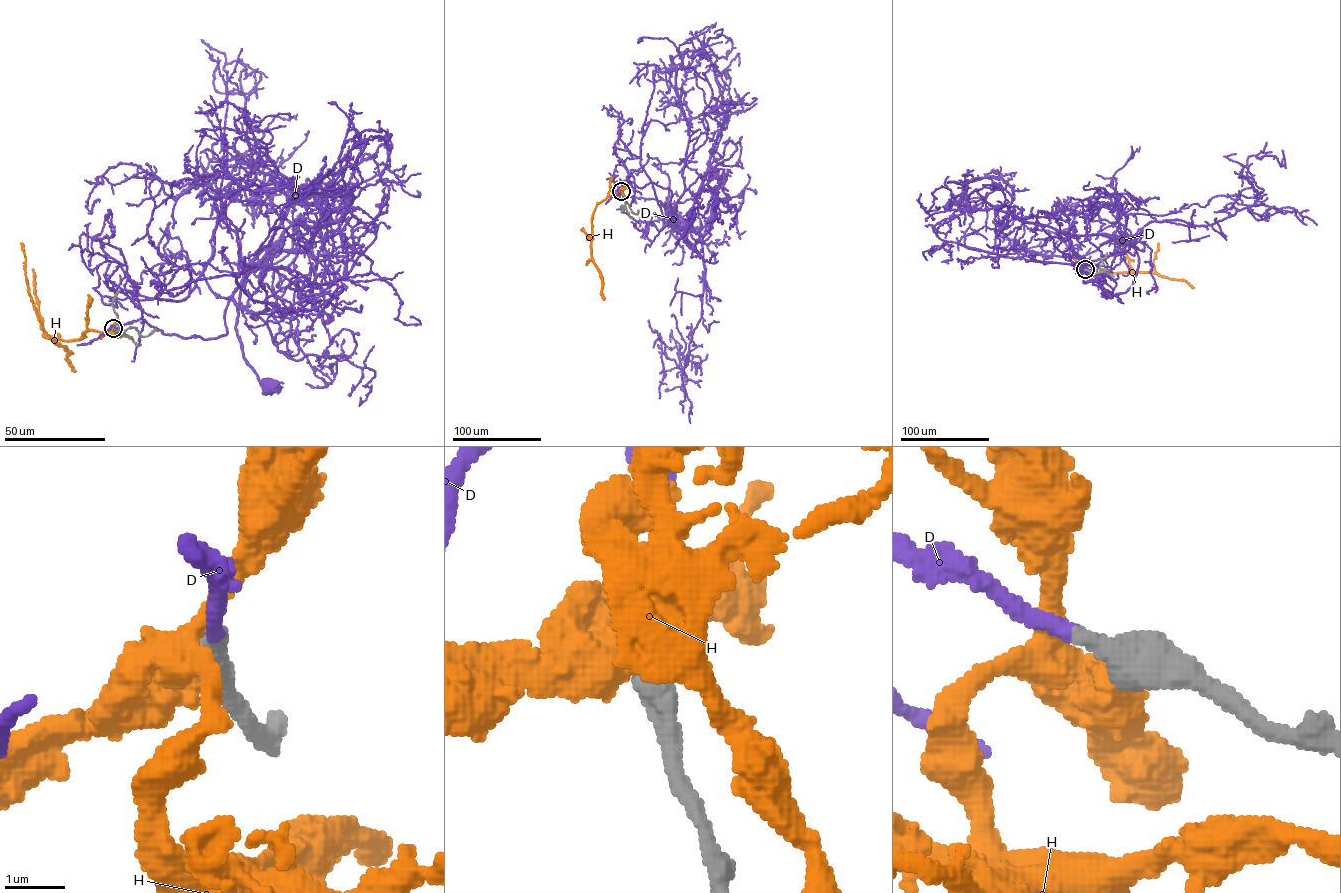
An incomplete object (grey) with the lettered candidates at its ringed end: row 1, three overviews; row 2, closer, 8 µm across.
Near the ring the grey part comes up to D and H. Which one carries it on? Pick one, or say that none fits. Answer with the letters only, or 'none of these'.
D

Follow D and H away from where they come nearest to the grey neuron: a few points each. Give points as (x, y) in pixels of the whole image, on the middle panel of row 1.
D: (621, 191), (626, 180), (669, 188), (675, 225), (679, 233), (689, 227), (676, 244), (689, 213)
H: (621, 191), (610, 190), (596, 205), (592, 218), (591, 254), (601, 276), (601, 295), (605, 298)

